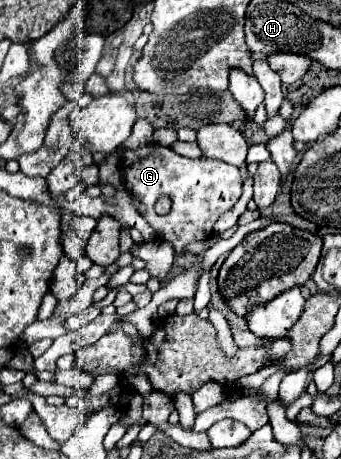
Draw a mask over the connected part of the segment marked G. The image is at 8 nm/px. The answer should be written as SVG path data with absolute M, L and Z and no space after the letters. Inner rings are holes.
M161 144L125 148L123 174L125 190L139 200L137 212L153 226L159 238L173 244L177 254L183 254L183 248L189 242L203 242L211 238L217 218L231 210L241 196L241 176L237 166L209 158L185 158L179 156L173 148L165 148ZM161 196L169 196L171 200L171 212L165 216L155 212L155 202Z

